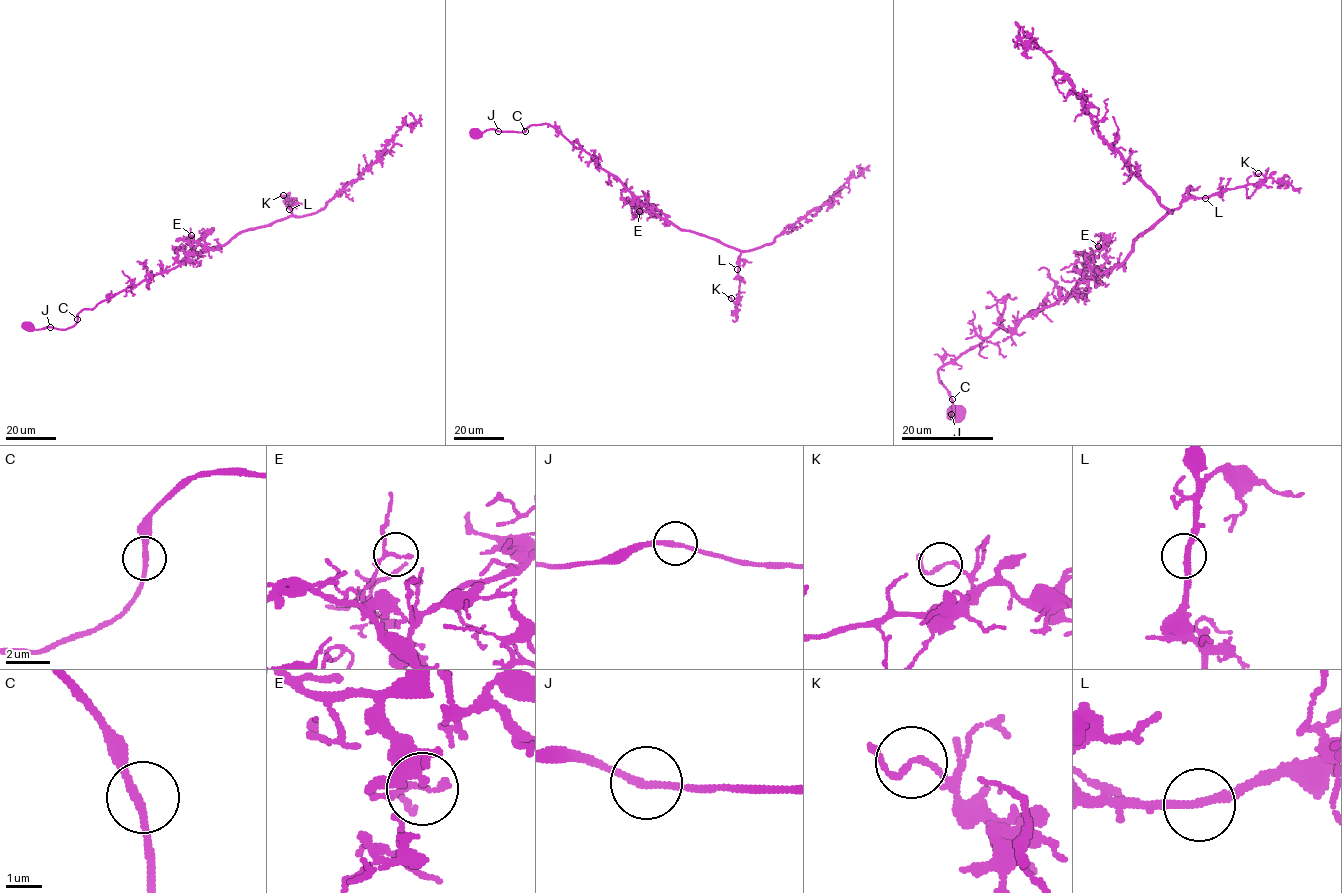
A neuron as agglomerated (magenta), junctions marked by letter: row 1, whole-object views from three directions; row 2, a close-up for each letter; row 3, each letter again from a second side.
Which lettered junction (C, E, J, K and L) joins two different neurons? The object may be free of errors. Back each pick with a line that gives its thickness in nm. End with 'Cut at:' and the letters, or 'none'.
Cut at: none

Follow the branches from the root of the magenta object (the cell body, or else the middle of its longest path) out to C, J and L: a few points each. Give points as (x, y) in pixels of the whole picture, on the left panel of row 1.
C: (29, 326), (35, 329), (47, 327), (66, 329), (77, 319)
J: (29, 326), (35, 329), (50, 327)
L: (29, 326), (71, 327), (83, 309), (176, 267), (190, 255), (288, 217), (289, 209)

